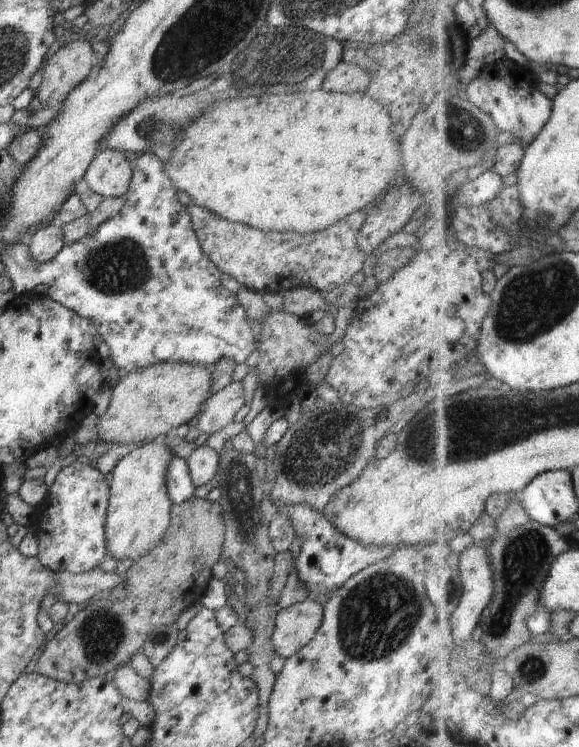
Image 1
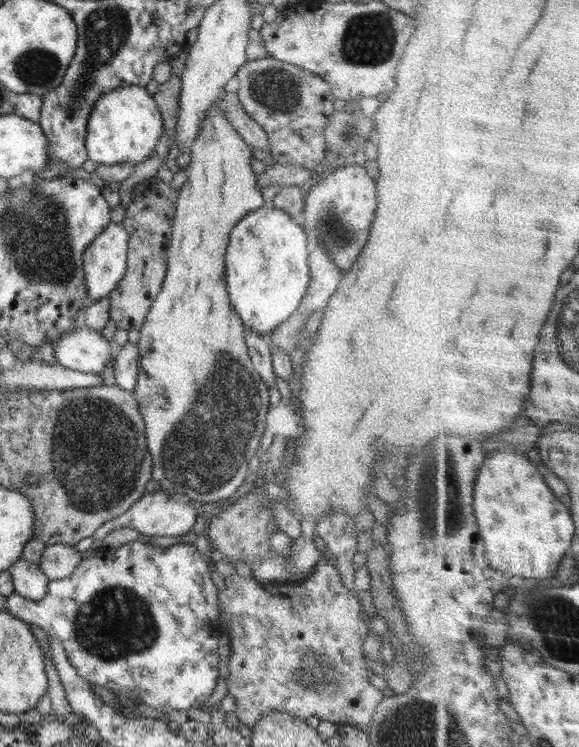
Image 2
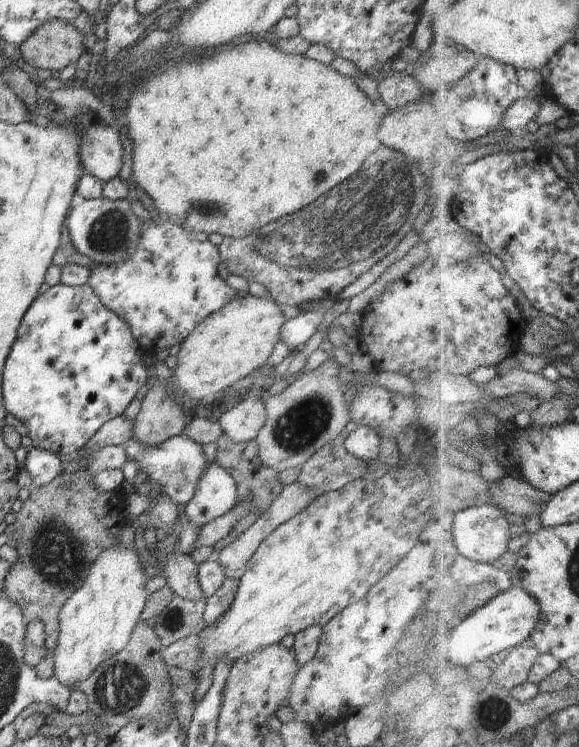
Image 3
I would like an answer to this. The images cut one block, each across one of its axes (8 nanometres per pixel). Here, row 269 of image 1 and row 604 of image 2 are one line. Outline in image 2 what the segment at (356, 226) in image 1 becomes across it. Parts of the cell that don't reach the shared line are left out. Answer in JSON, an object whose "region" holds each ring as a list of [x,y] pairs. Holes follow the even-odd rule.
{"region":[[[322,557],[314,565],[311,574],[300,581],[261,583],[254,576],[246,574],[244,577],[241,572],[235,573],[226,577],[226,579],[224,578],[224,590],[218,590],[218,604],[220,604],[219,614],[224,614],[228,618],[228,624],[225,624],[226,627],[220,626],[222,634],[225,633],[230,638],[230,658],[228,658],[228,663],[226,664],[226,670],[228,670],[227,694],[236,701],[235,712],[240,723],[252,727],[261,722],[263,715],[282,712],[304,722],[307,718],[316,717],[320,721],[330,722],[337,726],[353,725],[354,728],[366,729],[367,725],[372,725],[374,714],[378,704],[382,703],[384,694],[382,694],[381,690],[370,684],[370,676],[374,676],[374,672],[372,672],[372,668],[368,665],[365,650],[362,647],[364,638],[369,633],[369,621],[361,617],[360,614],[362,614],[363,606],[360,599],[344,586],[344,580],[342,580],[340,572],[338,572],[332,561]]]}

